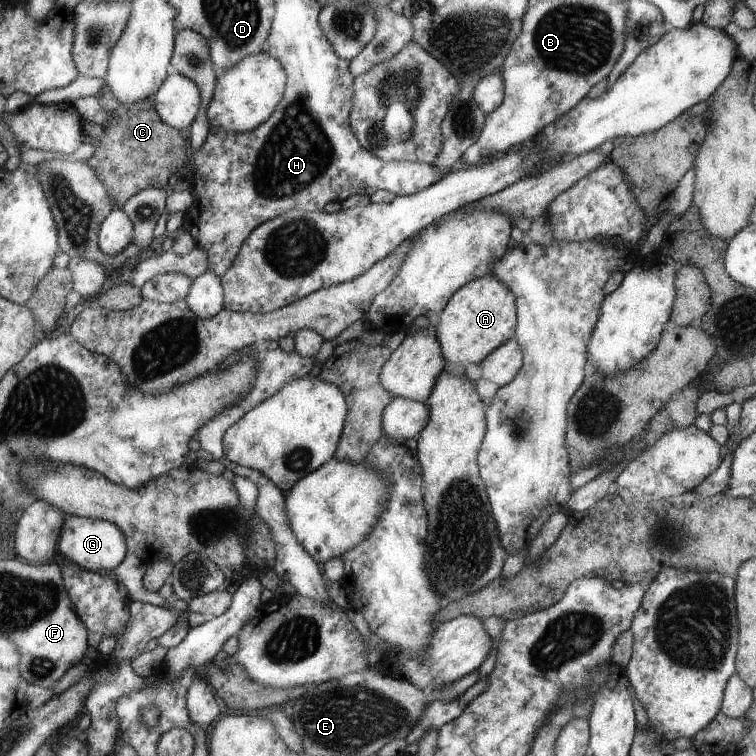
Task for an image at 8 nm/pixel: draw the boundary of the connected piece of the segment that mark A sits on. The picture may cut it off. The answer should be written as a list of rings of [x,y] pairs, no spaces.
[[[488,274],[465,284],[453,294],[440,314],[440,321],[435,326],[434,333],[441,344],[441,352],[452,364],[480,364],[486,356],[496,351],[502,344],[514,339],[517,326],[517,305],[513,291],[494,275]]]

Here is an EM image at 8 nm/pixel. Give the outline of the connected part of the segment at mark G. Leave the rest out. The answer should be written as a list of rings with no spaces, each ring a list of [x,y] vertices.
[[[76,515],[66,516],[58,550],[68,560],[92,572],[116,568],[126,558],[128,553],[124,533],[117,525],[112,524],[110,521]]]

